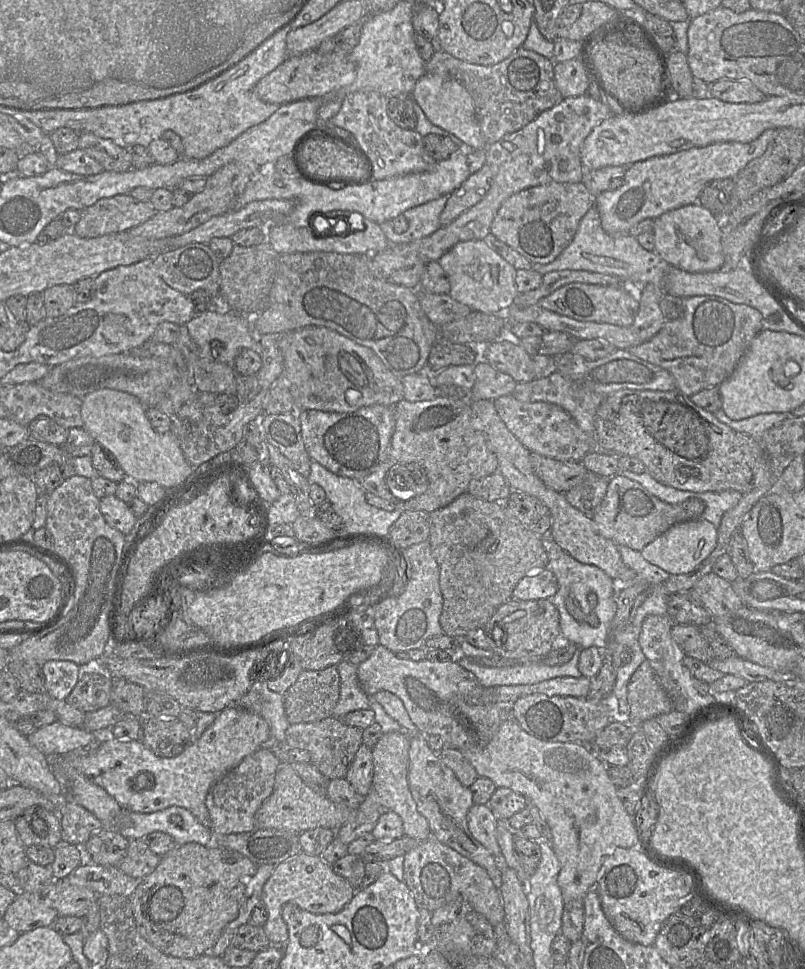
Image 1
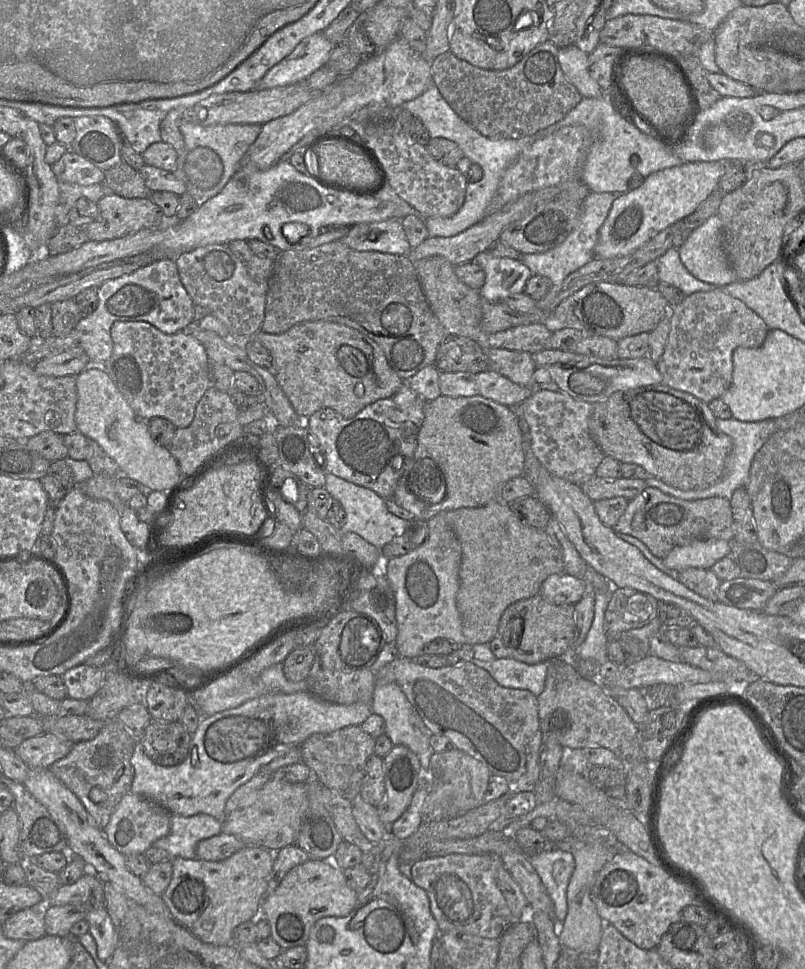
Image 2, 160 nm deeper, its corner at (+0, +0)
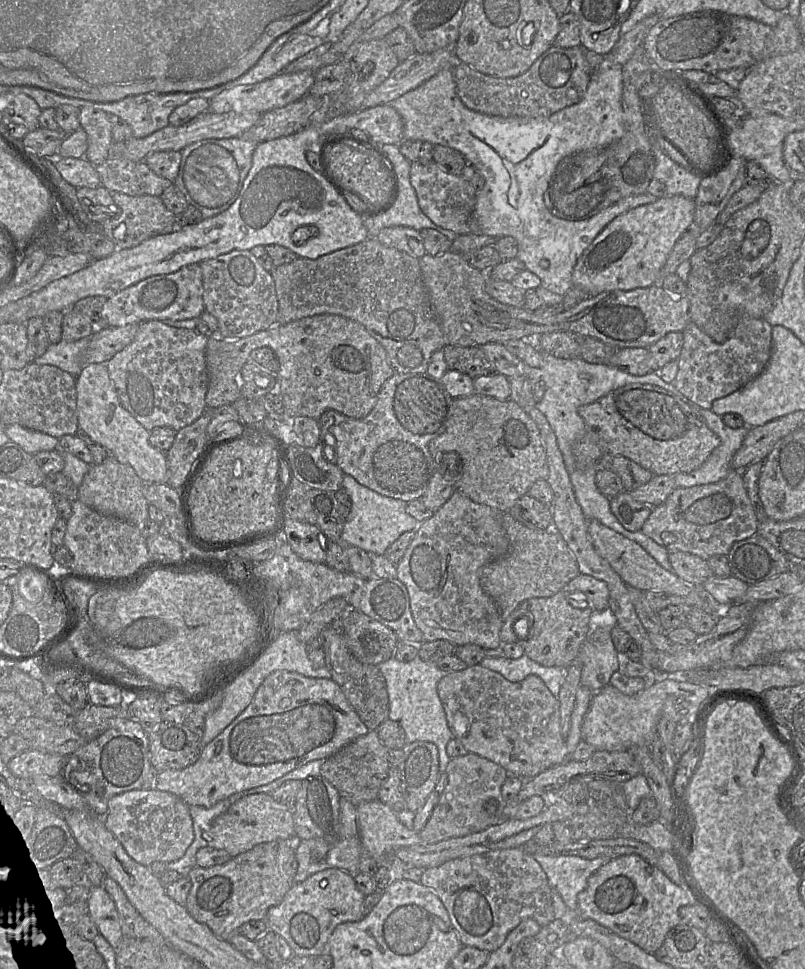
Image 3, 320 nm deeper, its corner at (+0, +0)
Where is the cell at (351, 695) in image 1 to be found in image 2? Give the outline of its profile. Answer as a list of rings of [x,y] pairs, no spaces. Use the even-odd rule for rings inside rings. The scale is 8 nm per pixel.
[[[307,691],[293,694],[265,694],[236,708],[203,717],[197,730],[192,734],[187,758],[179,765],[162,766],[153,762],[138,746],[137,741],[137,746],[130,759],[134,770],[130,791],[158,803],[171,814],[183,816],[207,814],[223,823],[226,819],[227,800],[236,789],[248,782],[262,767],[289,750],[299,748],[314,734],[328,734],[349,726],[361,725],[371,714],[370,704],[329,703]]]

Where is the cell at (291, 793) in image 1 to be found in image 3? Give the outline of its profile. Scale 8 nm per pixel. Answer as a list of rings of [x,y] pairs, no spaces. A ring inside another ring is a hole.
[[[271,794],[247,795],[215,818],[204,838],[208,841],[207,846],[224,850],[235,857],[262,843],[296,839],[293,812],[290,807],[276,801]]]

